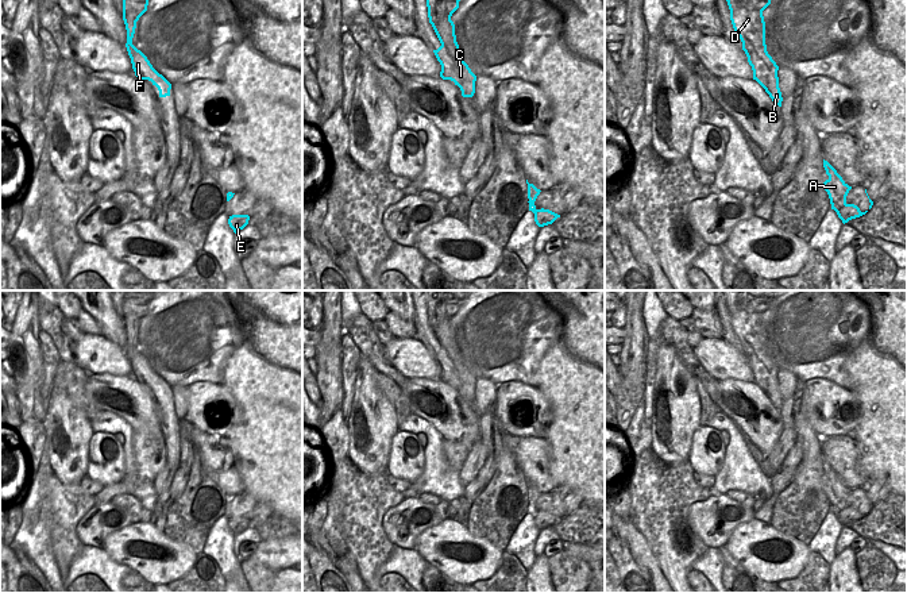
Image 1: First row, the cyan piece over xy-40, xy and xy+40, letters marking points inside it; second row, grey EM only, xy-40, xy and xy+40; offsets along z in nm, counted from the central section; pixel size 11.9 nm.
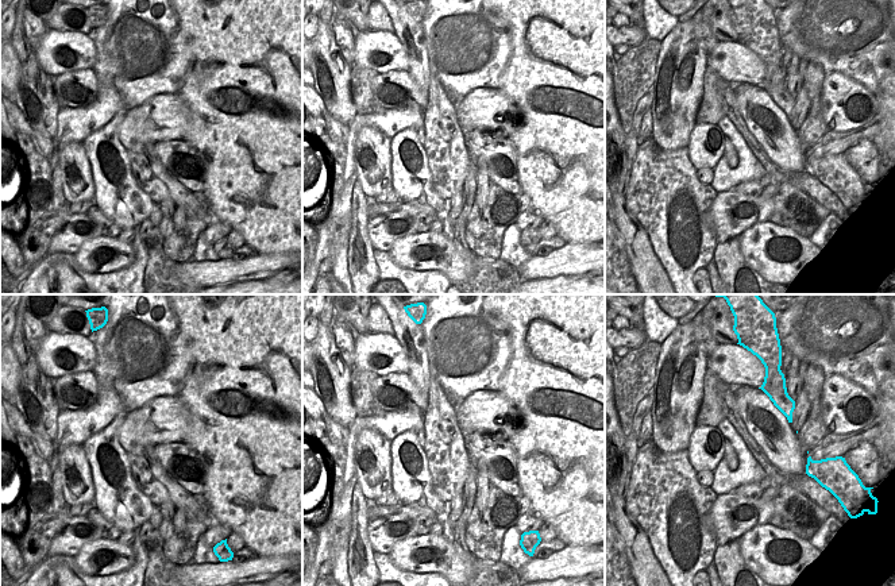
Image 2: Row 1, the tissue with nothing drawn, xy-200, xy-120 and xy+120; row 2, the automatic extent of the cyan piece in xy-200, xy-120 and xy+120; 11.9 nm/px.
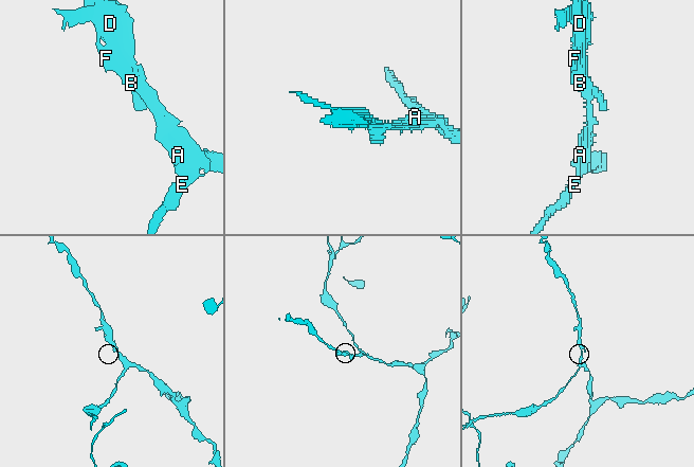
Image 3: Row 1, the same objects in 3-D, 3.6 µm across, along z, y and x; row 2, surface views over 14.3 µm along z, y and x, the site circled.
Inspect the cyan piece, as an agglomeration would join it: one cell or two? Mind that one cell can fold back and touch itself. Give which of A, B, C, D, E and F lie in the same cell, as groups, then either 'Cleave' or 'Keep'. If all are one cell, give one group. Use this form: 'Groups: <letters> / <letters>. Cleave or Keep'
Groups: A B C D F / E. Cleave

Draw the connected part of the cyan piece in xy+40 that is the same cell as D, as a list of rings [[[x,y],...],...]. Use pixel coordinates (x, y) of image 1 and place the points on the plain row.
[[[722,290],[730,312],[734,334],[742,344],[742,353],[756,382],[769,397],[772,404],[781,409],[779,390],[779,369],[767,354],[765,324],[763,313],[771,307],[772,299],[752,296],[748,290]]]

